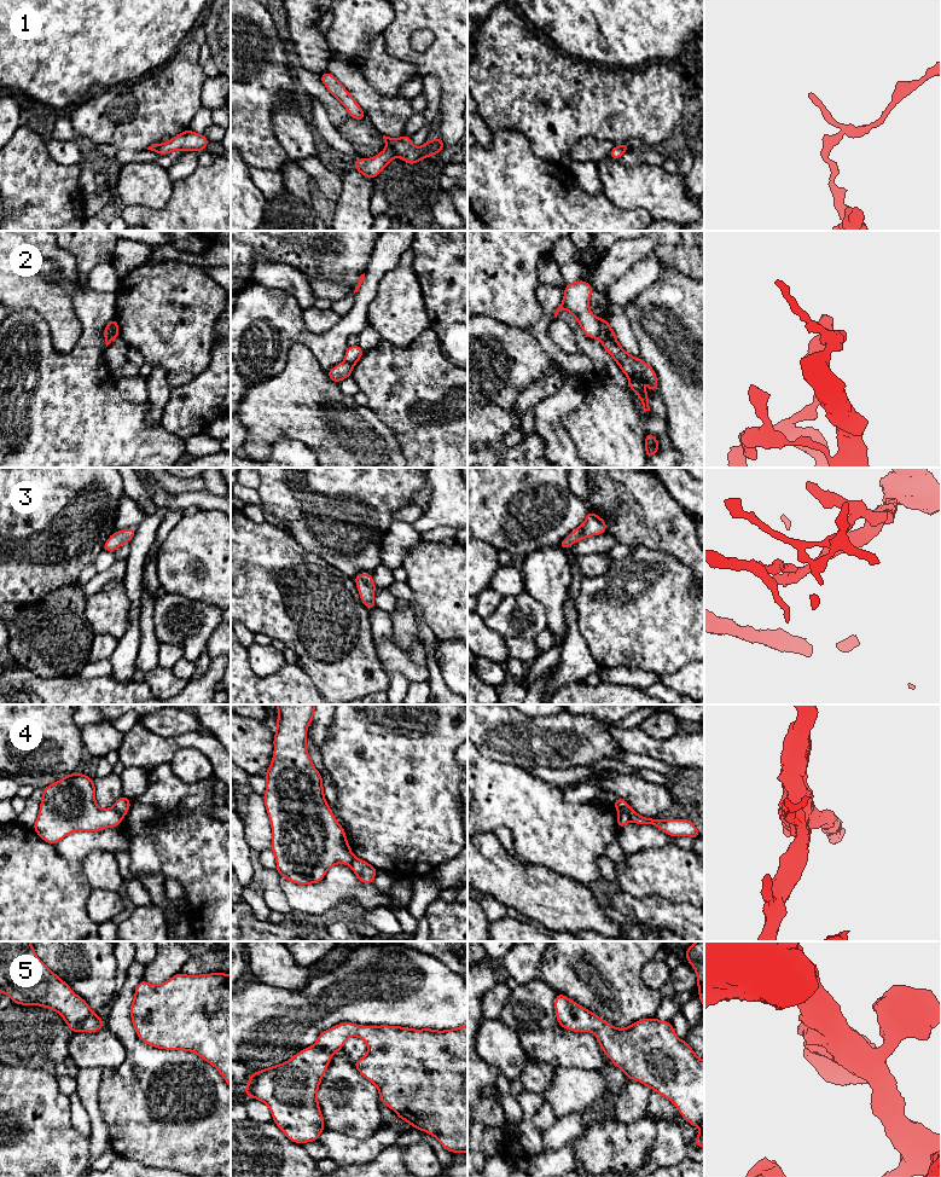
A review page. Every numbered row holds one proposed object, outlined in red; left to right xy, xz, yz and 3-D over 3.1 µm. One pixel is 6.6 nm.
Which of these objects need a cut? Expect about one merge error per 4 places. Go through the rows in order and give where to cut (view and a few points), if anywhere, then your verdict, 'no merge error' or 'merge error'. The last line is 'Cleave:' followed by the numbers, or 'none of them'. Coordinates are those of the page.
1: xz (387, 145), (390, 145), (396, 155) | merge error
2: yz (600, 319), (597, 337) | merge error
3: no cut | no merge error
4: yz (617, 807), (631, 821) | merge error
5: no cut | no merge error
Cleave: 1, 2, 4

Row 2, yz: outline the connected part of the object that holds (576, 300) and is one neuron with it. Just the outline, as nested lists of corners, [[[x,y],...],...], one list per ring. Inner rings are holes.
[[[586,280],[568,283],[563,301],[554,312],[557,318],[560,309],[567,309],[575,317],[583,334],[592,340],[598,338],[600,323],[600,319],[589,309],[589,297],[593,291]]]

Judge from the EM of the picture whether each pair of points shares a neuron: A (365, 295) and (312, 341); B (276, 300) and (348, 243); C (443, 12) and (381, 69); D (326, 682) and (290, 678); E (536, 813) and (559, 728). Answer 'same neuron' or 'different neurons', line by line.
A: same neuron
B: different neurons
C: different neurons
D: different neurons
E: different neurons

